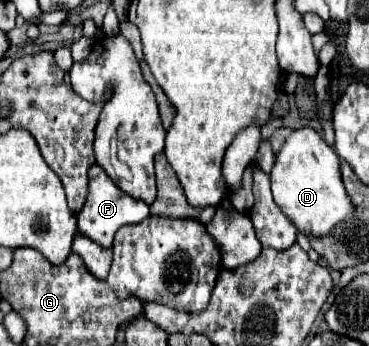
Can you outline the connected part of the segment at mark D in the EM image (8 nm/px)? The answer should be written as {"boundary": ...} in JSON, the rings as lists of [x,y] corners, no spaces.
{"boundary":[[[301,126],[287,136],[283,146],[275,154],[275,164],[269,178],[275,204],[301,234],[311,232],[325,236],[335,228],[337,222],[343,222],[349,214],[353,214],[353,204],[349,202],[347,190],[341,180],[339,156],[309,126]]]}

